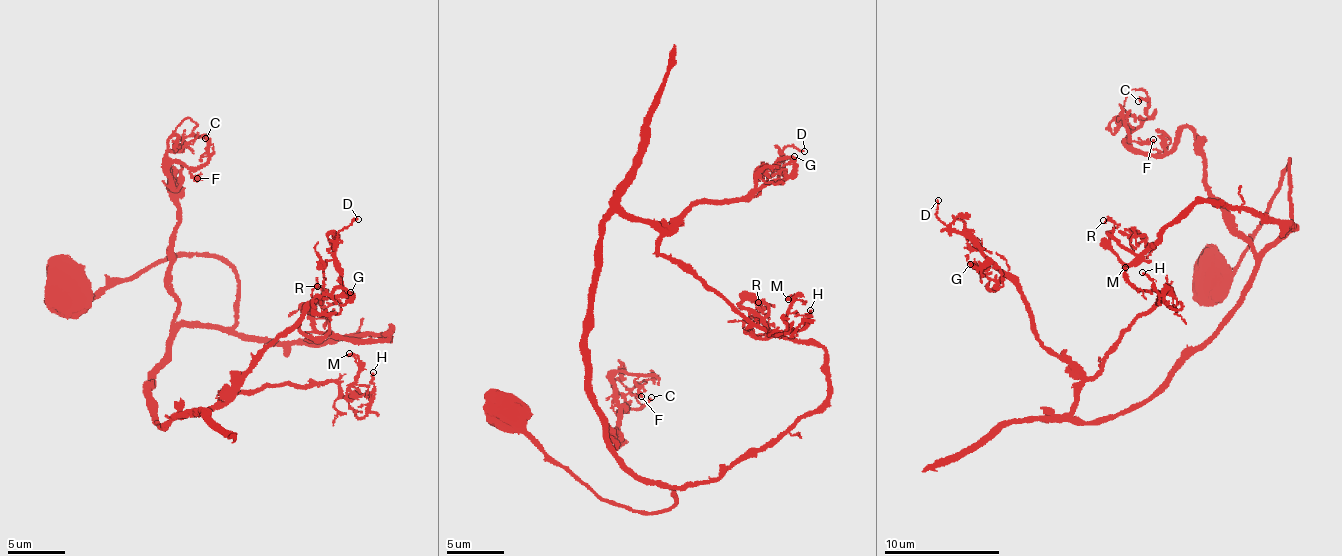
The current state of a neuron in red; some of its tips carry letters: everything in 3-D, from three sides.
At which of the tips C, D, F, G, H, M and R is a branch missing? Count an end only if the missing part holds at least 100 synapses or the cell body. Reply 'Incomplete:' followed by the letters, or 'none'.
Incomplete: none

